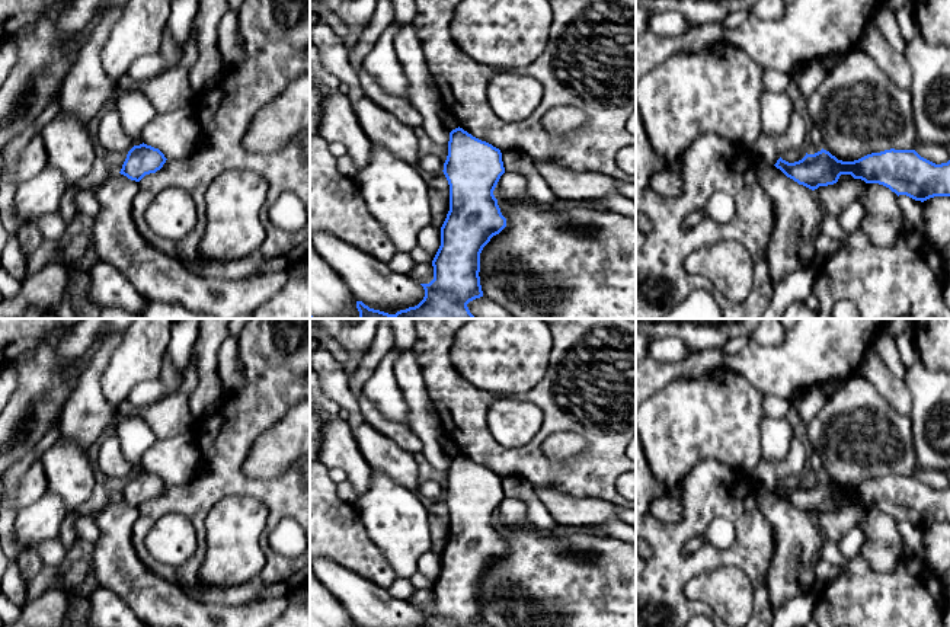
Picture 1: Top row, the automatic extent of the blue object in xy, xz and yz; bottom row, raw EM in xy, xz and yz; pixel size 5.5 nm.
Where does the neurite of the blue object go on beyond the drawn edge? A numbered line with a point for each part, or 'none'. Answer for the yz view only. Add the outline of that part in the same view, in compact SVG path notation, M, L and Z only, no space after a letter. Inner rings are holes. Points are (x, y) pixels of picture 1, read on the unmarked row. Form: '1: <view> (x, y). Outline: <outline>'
none

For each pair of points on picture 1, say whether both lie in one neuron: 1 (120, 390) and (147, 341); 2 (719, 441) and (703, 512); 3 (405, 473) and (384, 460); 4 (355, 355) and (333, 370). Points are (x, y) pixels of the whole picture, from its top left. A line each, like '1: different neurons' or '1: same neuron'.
1: same neuron
2: different neurons
3: same neuron
4: different neurons

